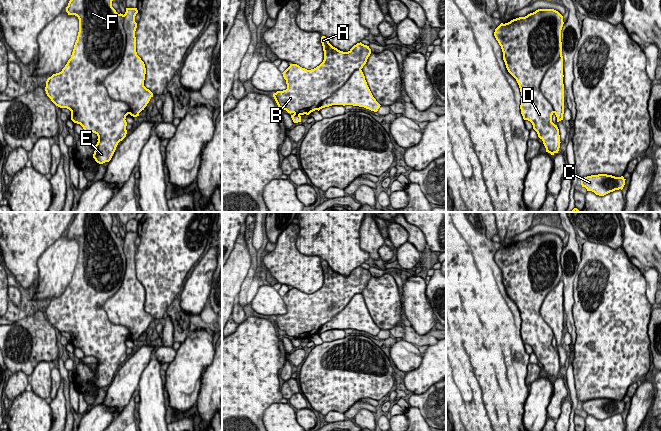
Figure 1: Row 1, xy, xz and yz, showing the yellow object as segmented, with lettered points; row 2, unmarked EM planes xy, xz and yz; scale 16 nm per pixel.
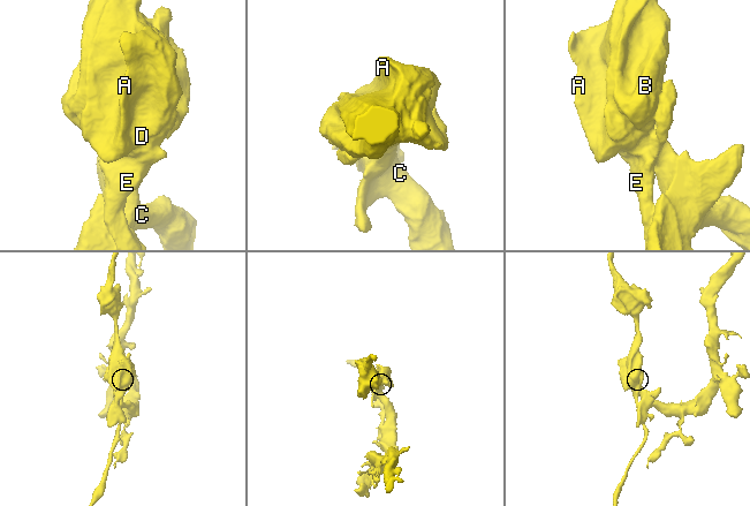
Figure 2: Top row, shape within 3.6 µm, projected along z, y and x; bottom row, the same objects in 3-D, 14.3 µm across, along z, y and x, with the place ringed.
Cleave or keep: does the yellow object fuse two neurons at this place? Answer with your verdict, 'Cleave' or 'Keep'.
Cleave

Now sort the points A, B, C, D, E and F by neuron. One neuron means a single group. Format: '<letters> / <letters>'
A B D E F / C

